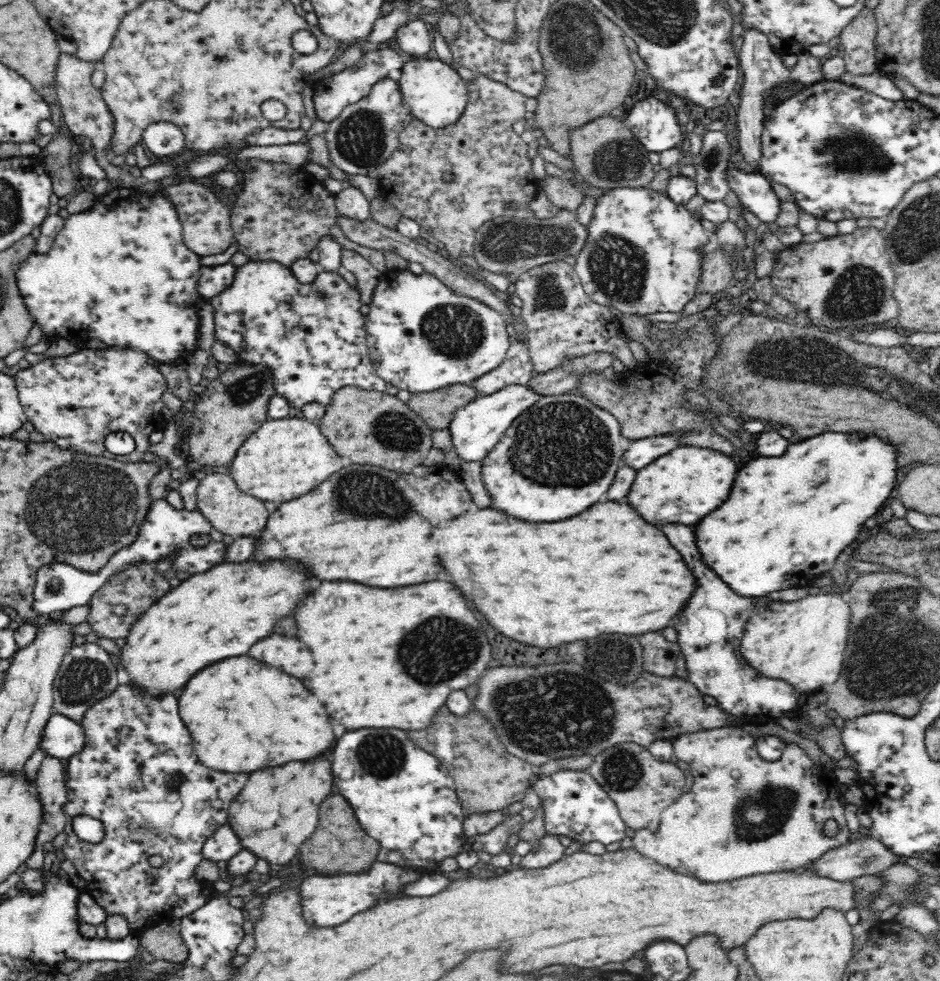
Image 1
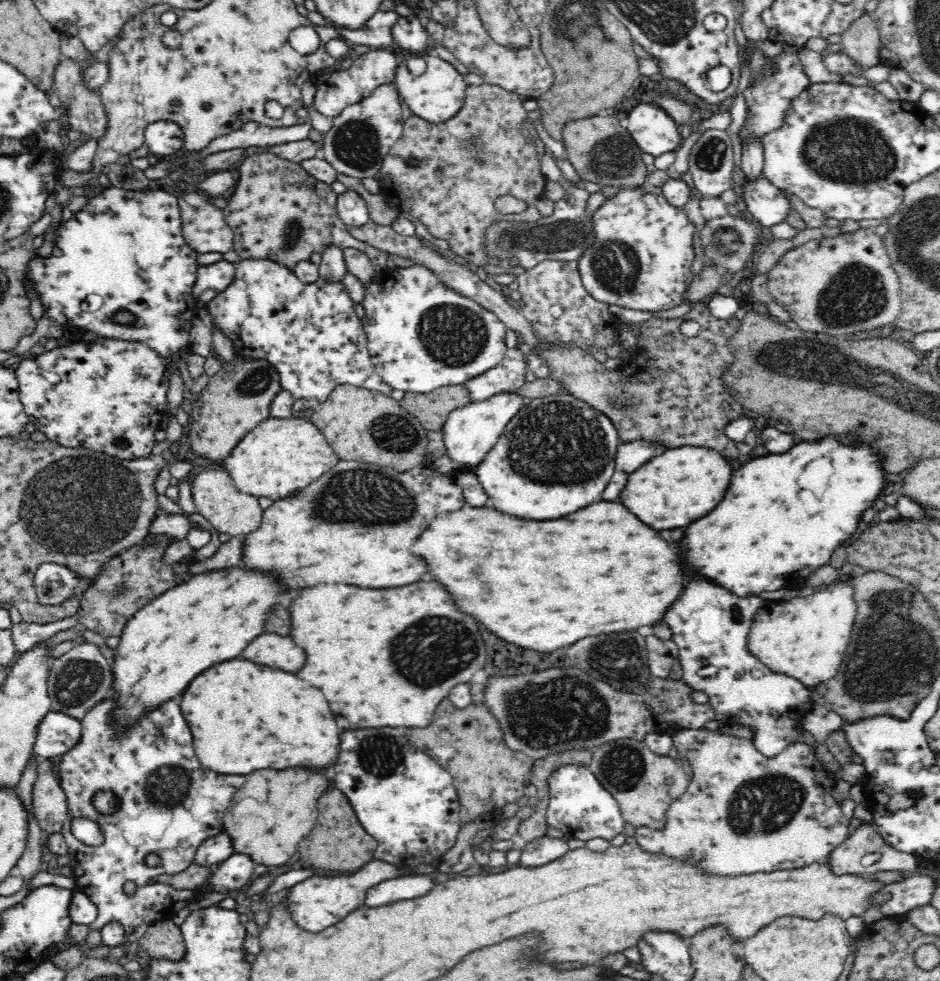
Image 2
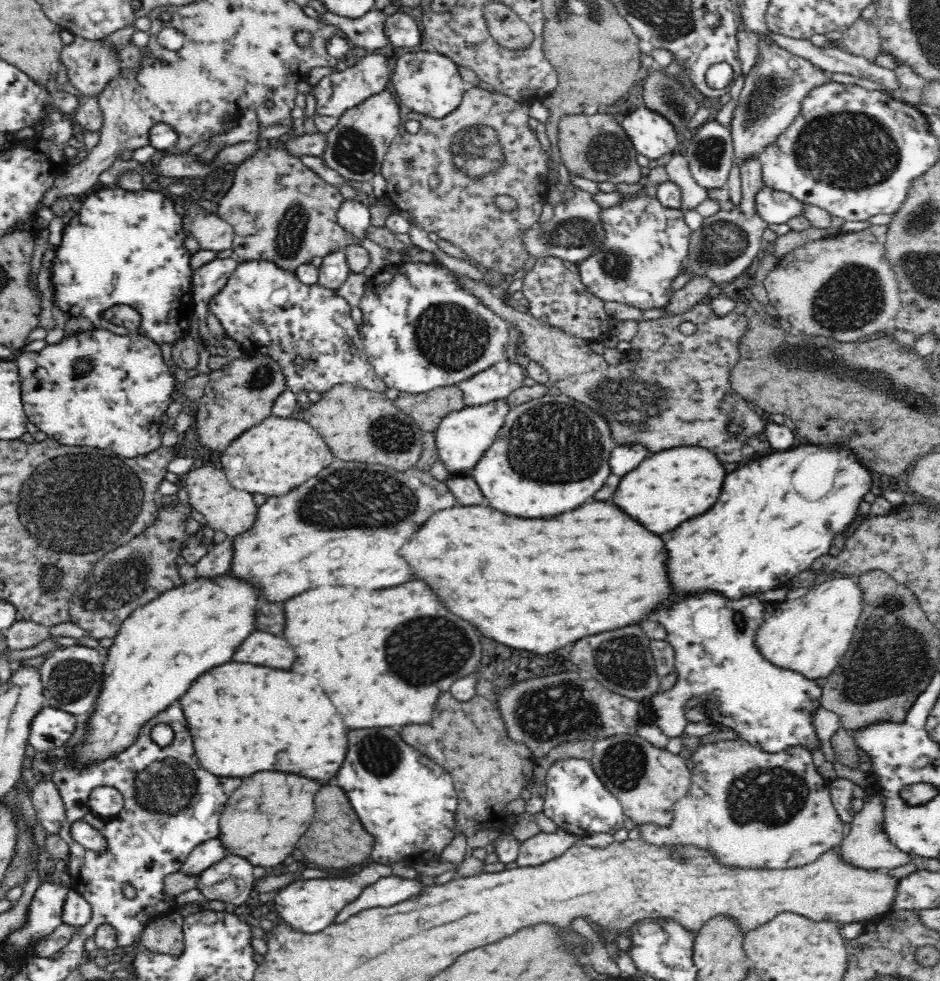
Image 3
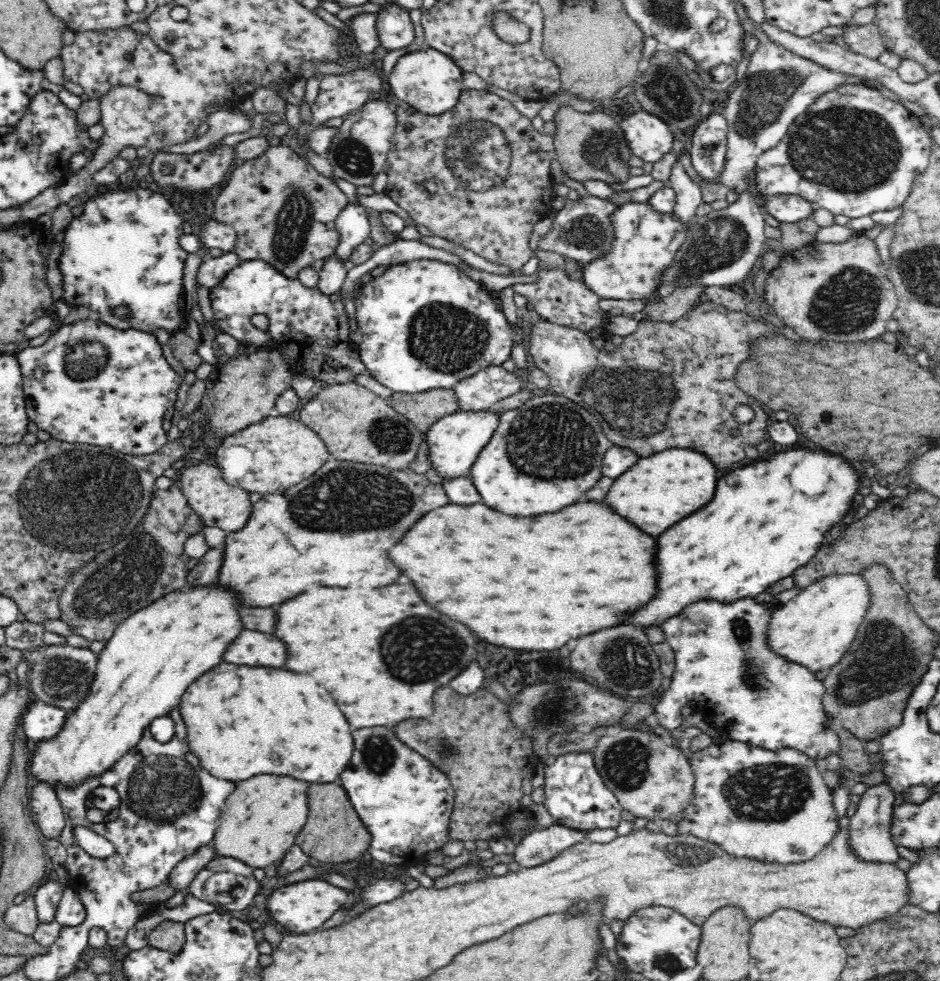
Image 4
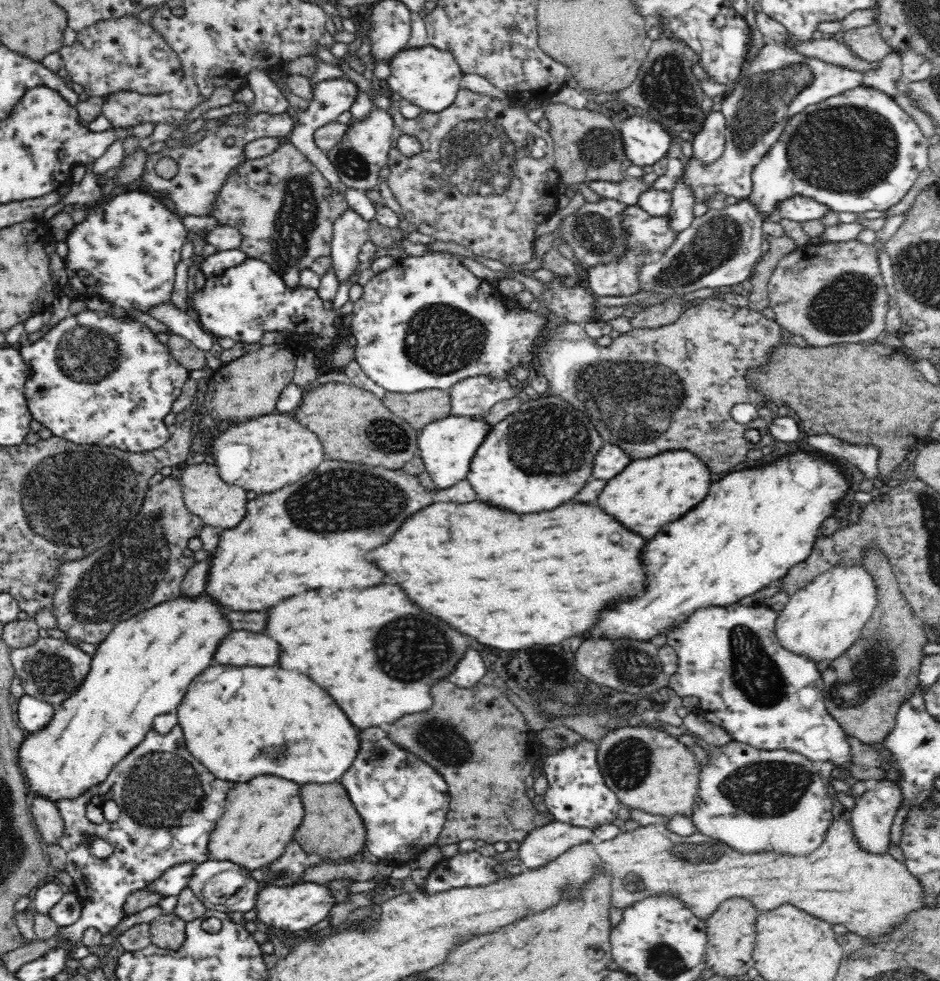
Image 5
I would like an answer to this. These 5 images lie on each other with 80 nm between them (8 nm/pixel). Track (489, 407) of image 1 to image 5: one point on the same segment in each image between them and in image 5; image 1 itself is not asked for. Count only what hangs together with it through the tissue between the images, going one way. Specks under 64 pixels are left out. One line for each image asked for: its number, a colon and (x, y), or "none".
2: (470, 432)
3: (463, 436)
4: (452, 444)
5: (448, 446)

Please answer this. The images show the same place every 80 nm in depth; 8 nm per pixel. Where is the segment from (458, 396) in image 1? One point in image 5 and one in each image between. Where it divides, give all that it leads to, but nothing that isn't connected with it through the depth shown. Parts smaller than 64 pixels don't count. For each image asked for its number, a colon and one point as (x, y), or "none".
2: (432, 408)
3: (427, 409)
4: (423, 409)
5: (419, 408)

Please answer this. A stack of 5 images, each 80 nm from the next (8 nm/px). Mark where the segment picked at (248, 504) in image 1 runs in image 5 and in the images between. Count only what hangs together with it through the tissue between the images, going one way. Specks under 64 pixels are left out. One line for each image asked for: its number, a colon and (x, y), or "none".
2: (230, 511)
3: (228, 510)
4: (220, 505)
5: (206, 495)

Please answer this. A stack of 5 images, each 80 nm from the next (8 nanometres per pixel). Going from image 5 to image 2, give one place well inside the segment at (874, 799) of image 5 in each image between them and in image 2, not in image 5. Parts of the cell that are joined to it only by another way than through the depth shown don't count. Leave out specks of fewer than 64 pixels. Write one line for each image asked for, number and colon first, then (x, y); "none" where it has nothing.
2: (865, 852)
3: (867, 846)
4: (869, 837)

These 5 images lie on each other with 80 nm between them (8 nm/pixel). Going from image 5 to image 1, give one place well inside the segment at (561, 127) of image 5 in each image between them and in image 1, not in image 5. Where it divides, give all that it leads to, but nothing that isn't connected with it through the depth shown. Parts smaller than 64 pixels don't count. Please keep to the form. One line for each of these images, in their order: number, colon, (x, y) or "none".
1: (606, 154)
2: (601, 150)
3: (593, 145)
4: (593, 146)

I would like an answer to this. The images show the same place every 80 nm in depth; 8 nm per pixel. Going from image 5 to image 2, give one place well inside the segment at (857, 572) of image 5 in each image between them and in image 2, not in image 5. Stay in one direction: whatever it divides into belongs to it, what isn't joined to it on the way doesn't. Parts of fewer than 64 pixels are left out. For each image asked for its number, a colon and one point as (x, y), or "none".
2: (806, 637)
3: (809, 635)
4: (815, 629)

